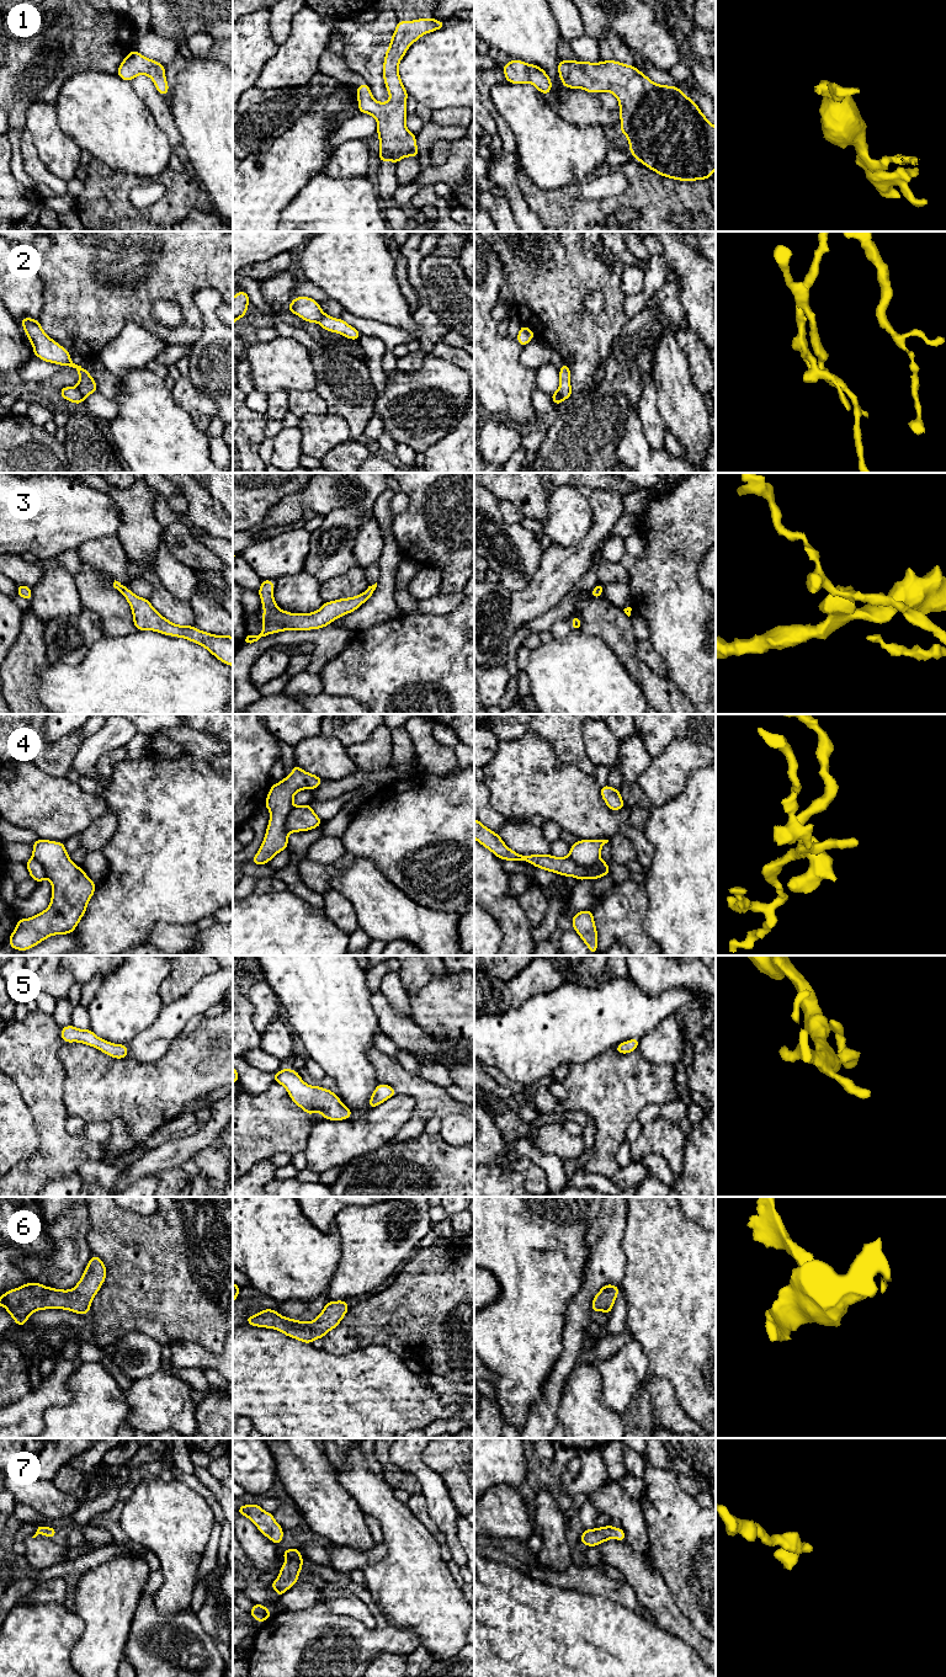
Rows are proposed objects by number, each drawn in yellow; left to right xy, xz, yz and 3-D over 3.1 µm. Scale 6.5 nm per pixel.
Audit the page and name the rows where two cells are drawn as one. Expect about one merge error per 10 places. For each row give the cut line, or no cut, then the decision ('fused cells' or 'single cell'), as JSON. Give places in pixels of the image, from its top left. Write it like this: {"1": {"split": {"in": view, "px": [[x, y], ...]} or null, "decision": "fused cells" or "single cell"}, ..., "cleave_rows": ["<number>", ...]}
{"1": {"split": null, "decision": "single cell"}, "2": {"split": {"in": "xy", "px": [[75, 387], [84, 398]]}, "decision": "fused cells"}, "3": {"split": null, "decision": "single cell"}, "4": {"split": {"in": "yz", "px": [[568, 856], [584, 867], [591, 867], [599, 860]]}, "decision": "fused cells"}, "5": {"split": null, "decision": "single cell"}, "6": {"split": null, "decision": "single cell"}, "7": {"split": null, "decision": "single cell"}, "cleave_rows": ["2", "4"]}

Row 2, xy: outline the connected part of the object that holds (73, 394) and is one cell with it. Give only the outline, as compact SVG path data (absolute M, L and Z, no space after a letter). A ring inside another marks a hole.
M64 387L59 389L63 399L75 403L78 405L83 404L84 398L76 387Z

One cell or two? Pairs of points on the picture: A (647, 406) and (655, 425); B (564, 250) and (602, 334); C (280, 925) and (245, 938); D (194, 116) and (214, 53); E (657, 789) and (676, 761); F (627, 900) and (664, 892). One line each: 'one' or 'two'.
A: one
B: one
C: one
D: two
E: one
F: two

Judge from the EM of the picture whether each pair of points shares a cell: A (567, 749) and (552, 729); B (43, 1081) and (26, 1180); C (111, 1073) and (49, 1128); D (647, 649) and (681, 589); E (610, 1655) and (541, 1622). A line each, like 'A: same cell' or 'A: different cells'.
A: same cell
B: same cell
C: different cells
D: different cells
E: same cell

